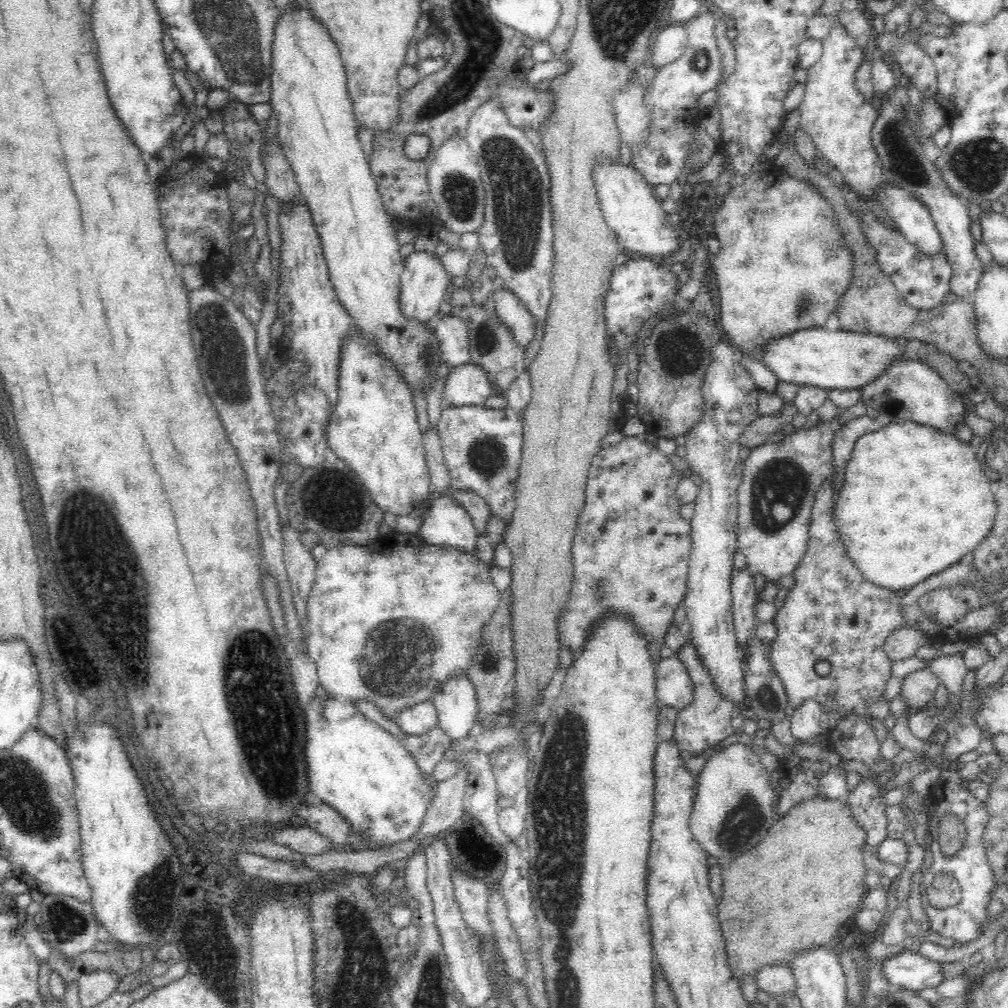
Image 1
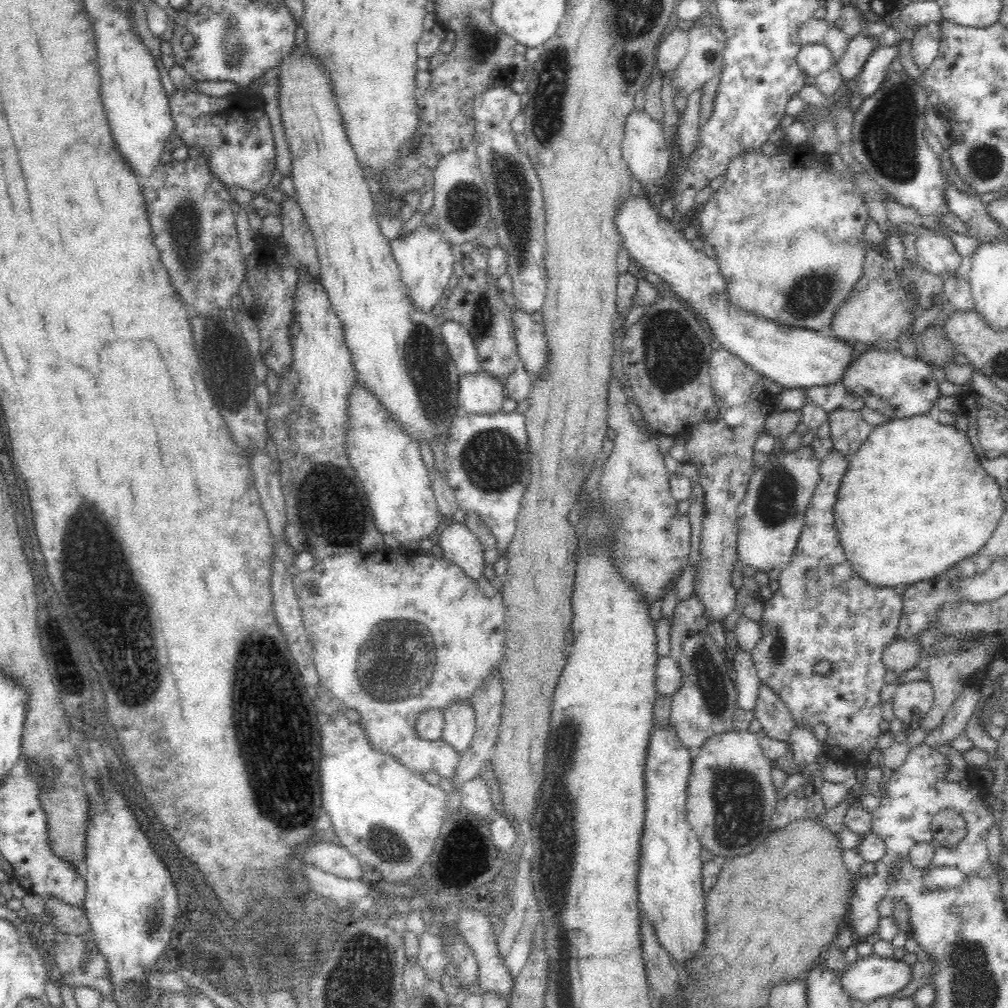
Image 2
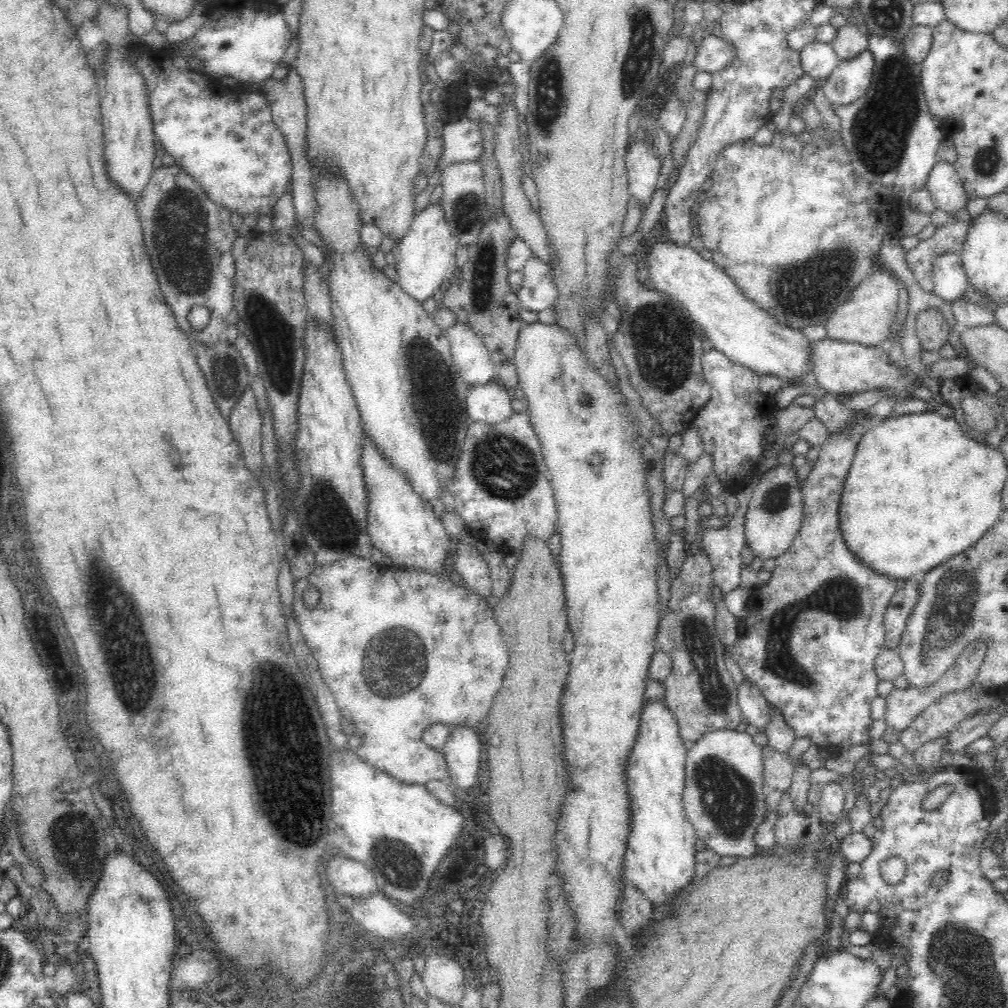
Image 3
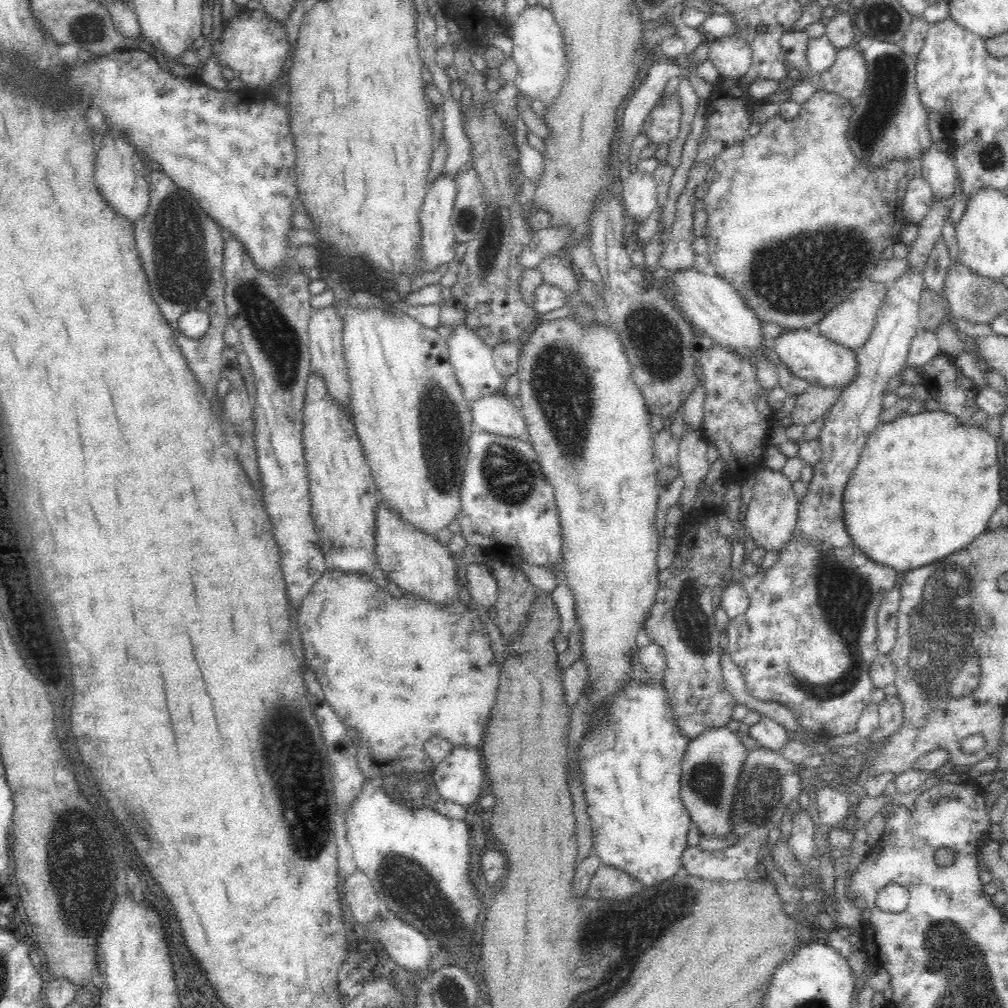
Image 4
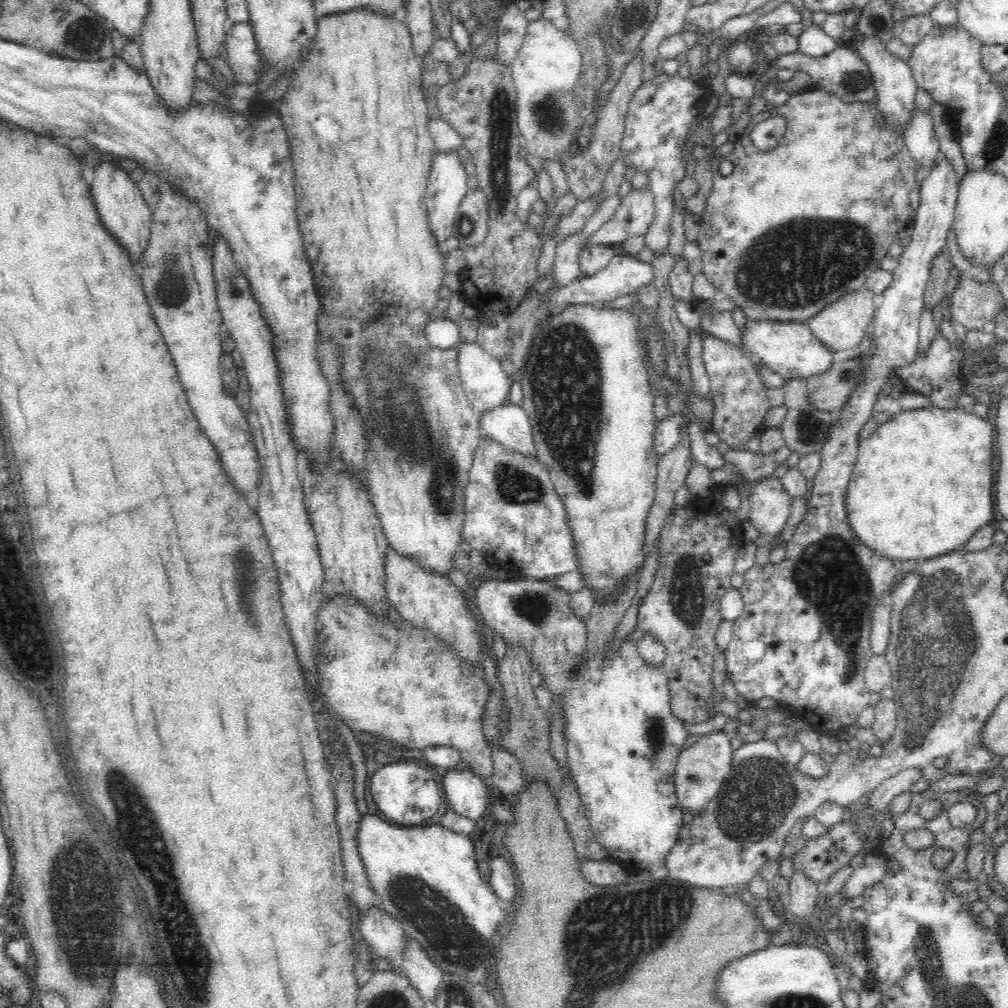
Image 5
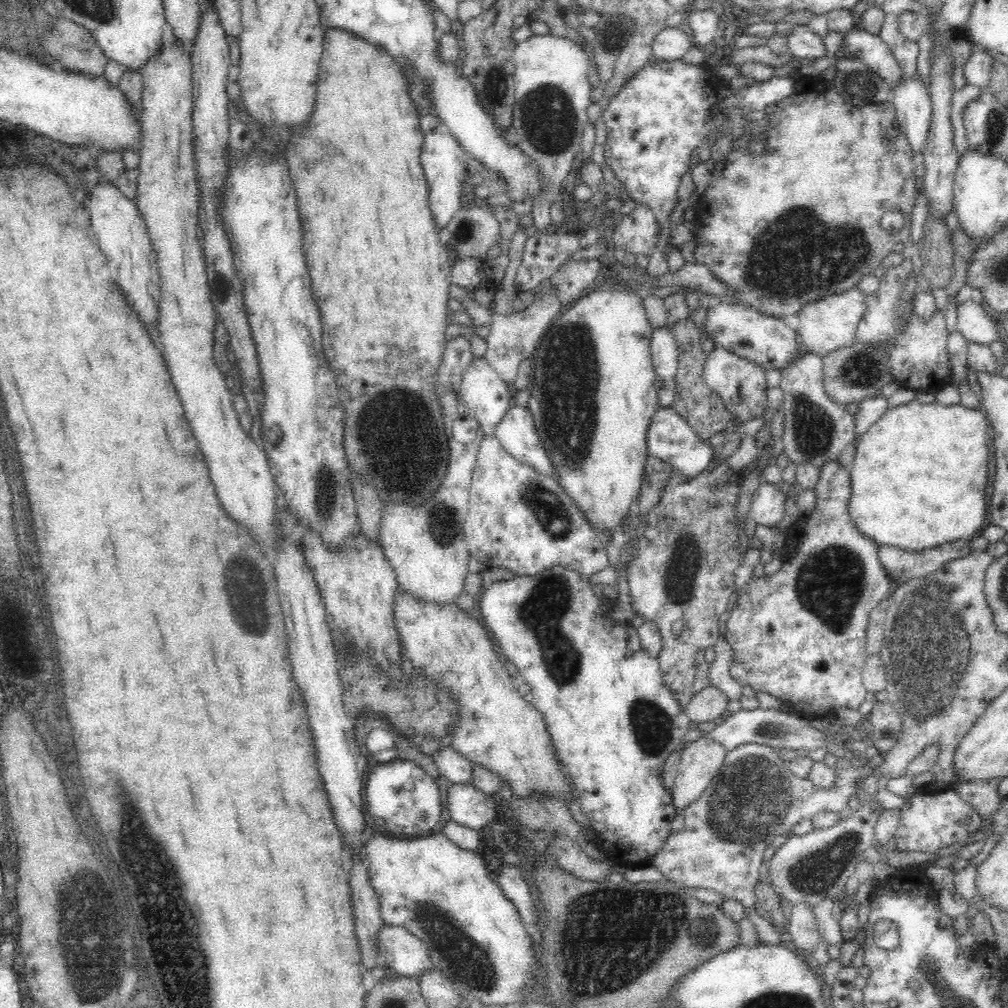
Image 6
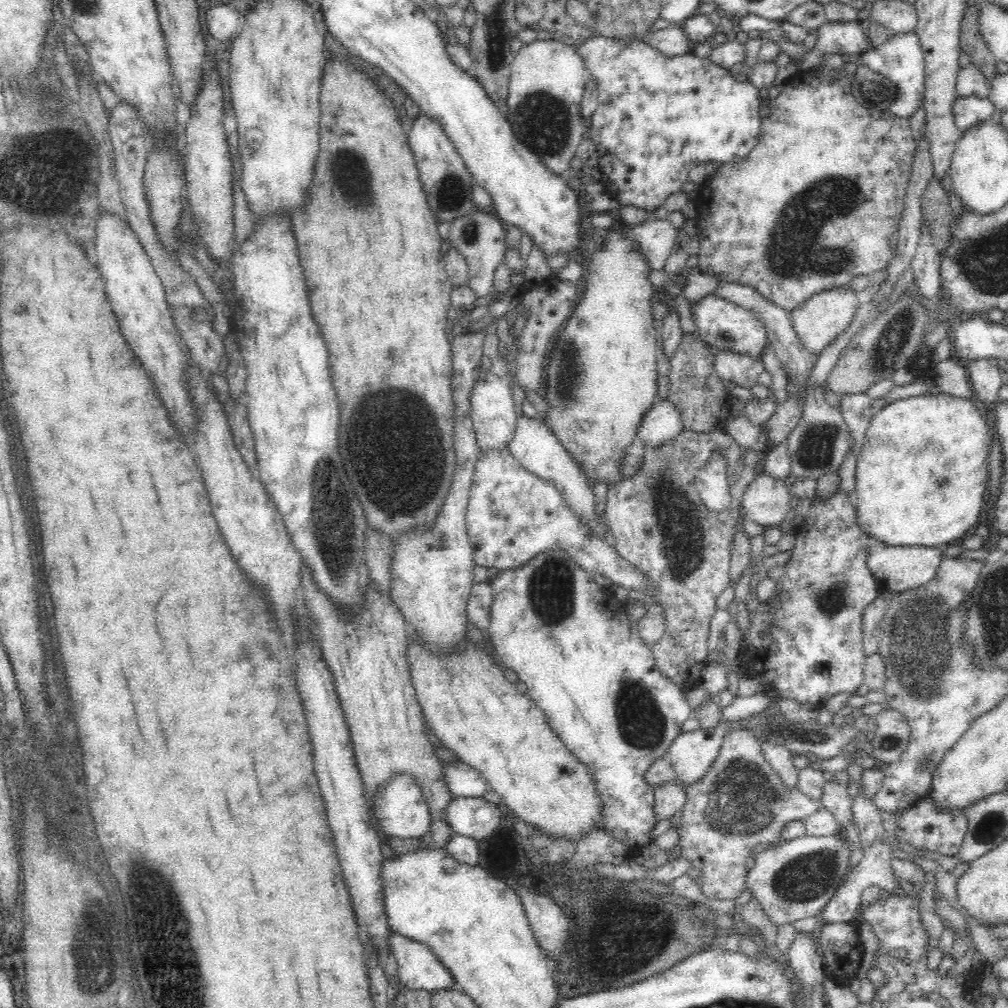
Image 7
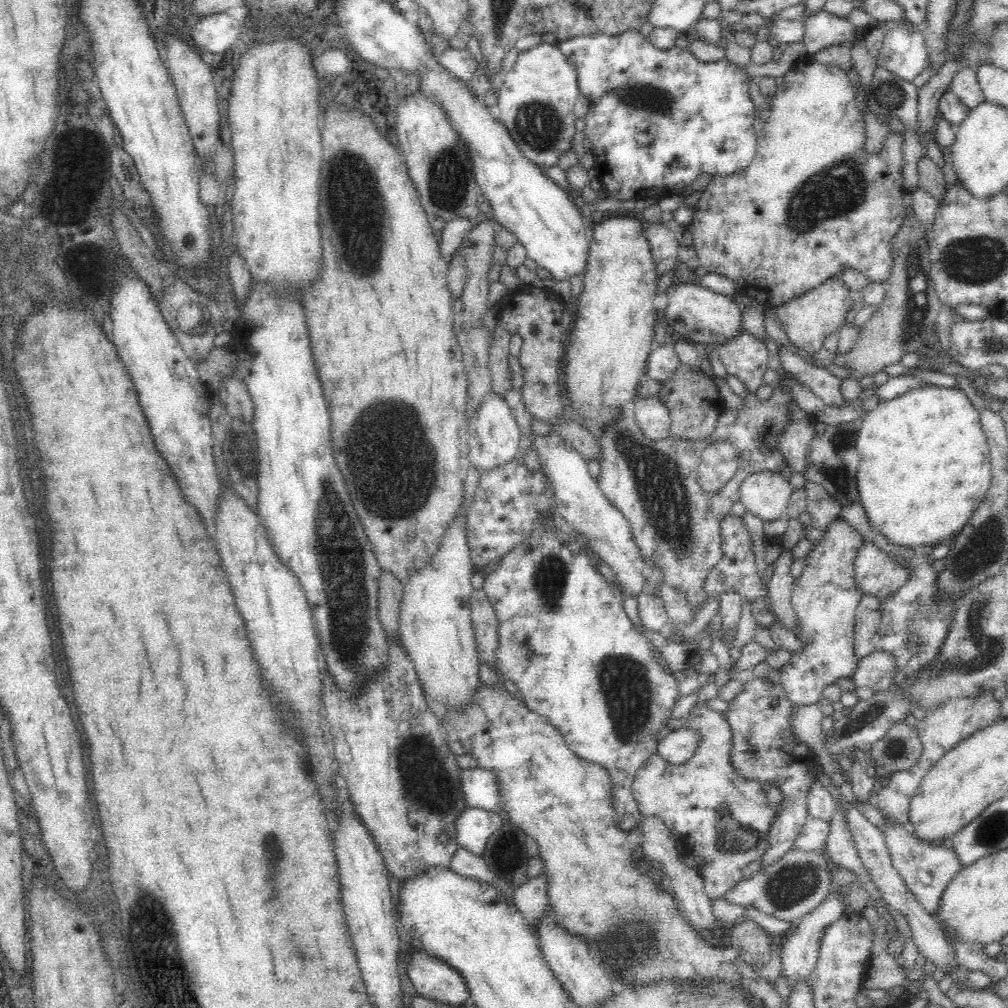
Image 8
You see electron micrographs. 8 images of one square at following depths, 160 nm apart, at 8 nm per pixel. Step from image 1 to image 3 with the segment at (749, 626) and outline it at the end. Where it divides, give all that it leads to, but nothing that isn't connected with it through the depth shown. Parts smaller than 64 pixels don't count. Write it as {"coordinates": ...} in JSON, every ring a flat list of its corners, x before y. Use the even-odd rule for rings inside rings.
{"coordinates":[[746,676,740,684,737,684,737,703,741,714,748,718,748,722,752,726,757,726,761,732,765,732,769,702,765,699,762,691,758,689,758,685]]}

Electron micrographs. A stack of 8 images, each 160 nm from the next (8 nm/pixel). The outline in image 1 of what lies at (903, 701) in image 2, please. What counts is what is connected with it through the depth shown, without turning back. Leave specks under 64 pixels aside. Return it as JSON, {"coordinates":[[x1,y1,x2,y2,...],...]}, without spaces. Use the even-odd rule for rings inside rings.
{"coordinates":[[930,667,917,669,903,678,902,695,908,701,908,712,918,710,925,704,934,702,934,694,939,683]]}

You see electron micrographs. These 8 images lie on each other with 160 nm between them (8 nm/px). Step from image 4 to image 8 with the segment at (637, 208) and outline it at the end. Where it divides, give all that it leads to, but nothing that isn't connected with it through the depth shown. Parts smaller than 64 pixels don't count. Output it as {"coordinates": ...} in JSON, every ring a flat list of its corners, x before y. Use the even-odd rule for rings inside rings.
{"coordinates":[[652,223,645,226,652,257,658,276,667,277,675,268,679,252,683,246,680,231,671,224]]}

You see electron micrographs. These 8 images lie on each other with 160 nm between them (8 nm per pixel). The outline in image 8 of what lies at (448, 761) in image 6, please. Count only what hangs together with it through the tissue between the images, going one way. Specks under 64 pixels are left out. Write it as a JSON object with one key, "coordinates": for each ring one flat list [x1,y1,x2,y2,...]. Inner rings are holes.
{"coordinates":[[480,766,462,769,461,783,468,807,500,812,501,788,491,770]]}

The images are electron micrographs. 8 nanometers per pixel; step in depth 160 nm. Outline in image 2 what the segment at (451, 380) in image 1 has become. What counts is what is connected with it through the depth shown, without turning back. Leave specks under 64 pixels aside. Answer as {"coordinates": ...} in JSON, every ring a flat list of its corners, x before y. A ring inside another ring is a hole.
{"coordinates":[[478,370,459,375,457,408,464,413,491,413,502,408,503,383,487,372]]}

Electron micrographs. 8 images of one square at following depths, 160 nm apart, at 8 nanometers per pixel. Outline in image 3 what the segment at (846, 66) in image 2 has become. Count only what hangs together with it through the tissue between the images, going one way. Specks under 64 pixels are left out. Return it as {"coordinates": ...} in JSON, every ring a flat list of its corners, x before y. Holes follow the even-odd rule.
{"coordinates":[[849,19,846,26,838,30,838,37,831,44,839,61,855,60,869,48,869,34,858,30,856,23]]}

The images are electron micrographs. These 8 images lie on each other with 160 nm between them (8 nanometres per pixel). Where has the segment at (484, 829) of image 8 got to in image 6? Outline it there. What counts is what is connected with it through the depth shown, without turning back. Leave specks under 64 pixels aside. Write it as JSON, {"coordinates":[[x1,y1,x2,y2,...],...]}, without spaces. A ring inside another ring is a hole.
{"coordinates":[[473,784,449,785,447,810,452,821,474,831,490,826,496,816,492,795,480,792]]}

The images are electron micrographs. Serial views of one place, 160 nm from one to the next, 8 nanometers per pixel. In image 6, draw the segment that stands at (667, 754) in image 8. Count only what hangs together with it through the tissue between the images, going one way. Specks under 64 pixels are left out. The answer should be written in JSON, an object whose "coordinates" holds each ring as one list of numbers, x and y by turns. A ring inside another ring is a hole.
{"coordinates":[[704,734,696,741,682,745,682,754,676,767,678,774,675,776,671,797,676,808,684,808,694,802,702,794,702,791,709,786,710,781,718,774,718,769,722,766,727,750,714,740]]}

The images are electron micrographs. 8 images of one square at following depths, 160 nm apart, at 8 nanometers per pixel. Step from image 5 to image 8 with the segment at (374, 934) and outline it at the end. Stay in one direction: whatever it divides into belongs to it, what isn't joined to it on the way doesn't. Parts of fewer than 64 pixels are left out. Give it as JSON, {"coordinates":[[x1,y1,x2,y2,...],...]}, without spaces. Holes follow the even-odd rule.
{"coordinates":[[424,949,412,954,408,976,420,997,452,1007,470,1001,468,987,460,972,441,959,428,955]]}

